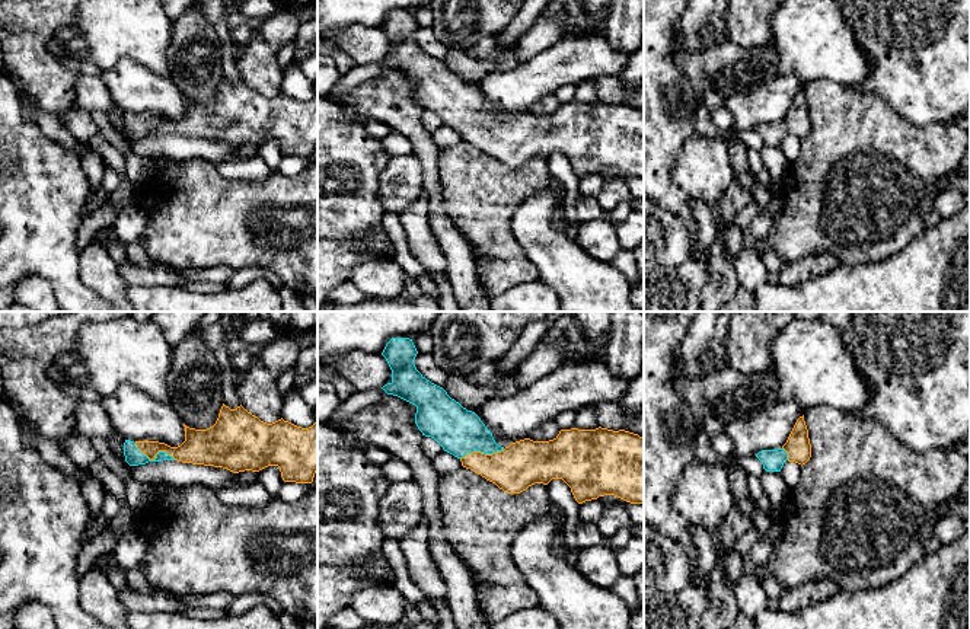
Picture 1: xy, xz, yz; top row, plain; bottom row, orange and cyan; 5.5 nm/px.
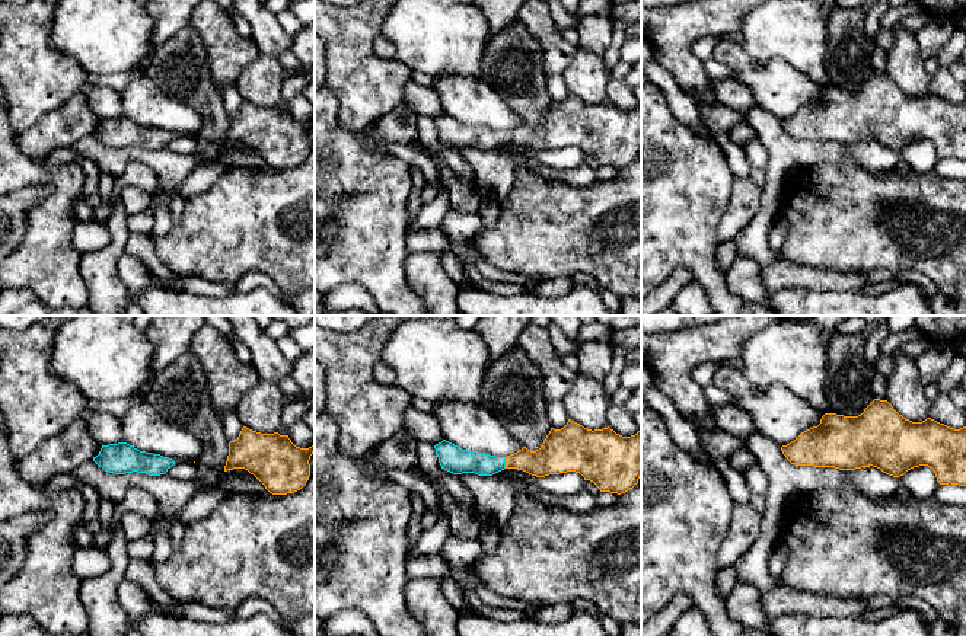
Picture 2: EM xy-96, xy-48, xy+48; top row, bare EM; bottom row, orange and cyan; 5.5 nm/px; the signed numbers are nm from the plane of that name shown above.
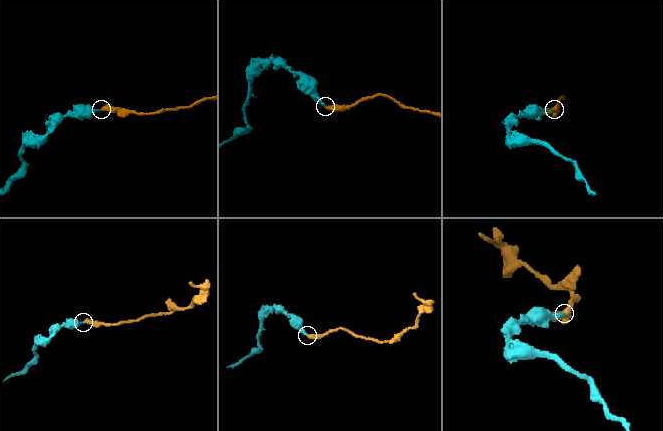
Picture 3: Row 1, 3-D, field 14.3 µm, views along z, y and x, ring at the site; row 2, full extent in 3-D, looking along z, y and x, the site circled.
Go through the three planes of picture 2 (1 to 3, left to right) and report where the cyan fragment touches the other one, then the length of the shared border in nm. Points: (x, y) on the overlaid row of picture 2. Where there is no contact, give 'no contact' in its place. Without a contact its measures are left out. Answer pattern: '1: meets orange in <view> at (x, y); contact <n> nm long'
1: no contact
2: meets orange in xy-48 at (506, 463); contact 70 nm long
3: no contact

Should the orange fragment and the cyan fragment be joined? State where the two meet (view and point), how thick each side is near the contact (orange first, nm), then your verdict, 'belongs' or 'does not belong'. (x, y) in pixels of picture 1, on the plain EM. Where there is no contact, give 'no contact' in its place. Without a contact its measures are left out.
xy (155, 131) | 180/100 nm | belongs

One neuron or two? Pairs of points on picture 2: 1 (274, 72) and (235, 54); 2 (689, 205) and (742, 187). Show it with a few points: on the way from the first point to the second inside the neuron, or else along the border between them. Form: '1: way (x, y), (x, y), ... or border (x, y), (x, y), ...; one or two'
1: border (261, 53), (235, 80); two
2: border (735, 178), (730, 201), (719, 221); two

